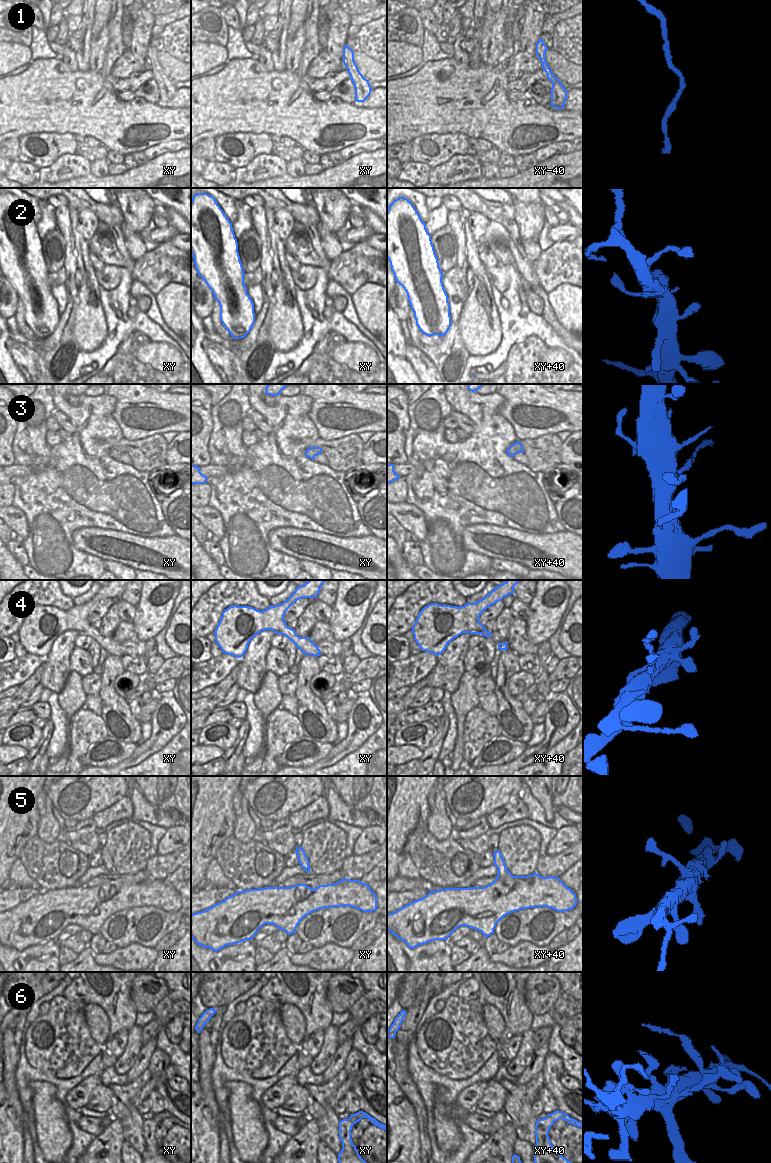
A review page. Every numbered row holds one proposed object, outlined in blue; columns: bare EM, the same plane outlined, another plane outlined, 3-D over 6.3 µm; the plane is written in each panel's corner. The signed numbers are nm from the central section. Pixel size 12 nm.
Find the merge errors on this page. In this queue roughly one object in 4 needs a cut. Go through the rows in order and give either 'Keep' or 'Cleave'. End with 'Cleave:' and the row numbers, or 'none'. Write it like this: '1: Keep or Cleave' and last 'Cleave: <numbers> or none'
1: Keep
2: Keep
3: Cleave
4: Keep
5: Keep
6: Keep
Cleave: 3

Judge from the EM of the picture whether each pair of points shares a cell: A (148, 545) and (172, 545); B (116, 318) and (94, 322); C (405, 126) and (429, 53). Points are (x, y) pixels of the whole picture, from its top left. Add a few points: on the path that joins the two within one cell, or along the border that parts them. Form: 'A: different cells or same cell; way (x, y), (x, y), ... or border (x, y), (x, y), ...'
A: same cell; way (154, 545), (166, 545)
B: different cells; border (100, 297), (106, 324), (106, 338), (102, 343)
C: different cells; border (449, 57), (425, 63)

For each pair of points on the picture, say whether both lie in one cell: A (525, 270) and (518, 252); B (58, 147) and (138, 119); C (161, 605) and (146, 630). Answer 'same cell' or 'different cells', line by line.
A: same cell
B: different cells
C: same cell

